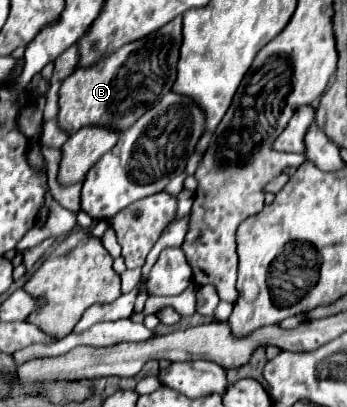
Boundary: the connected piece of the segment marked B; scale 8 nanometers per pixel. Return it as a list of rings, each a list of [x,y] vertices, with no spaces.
[[[174,18],[168,26],[156,30],[140,42],[130,42],[88,70],[76,68],[58,92],[58,126],[66,134],[74,134],[86,126],[104,126],[114,132],[128,130],[142,114],[146,114],[176,80],[178,50],[182,44],[182,18]]]

